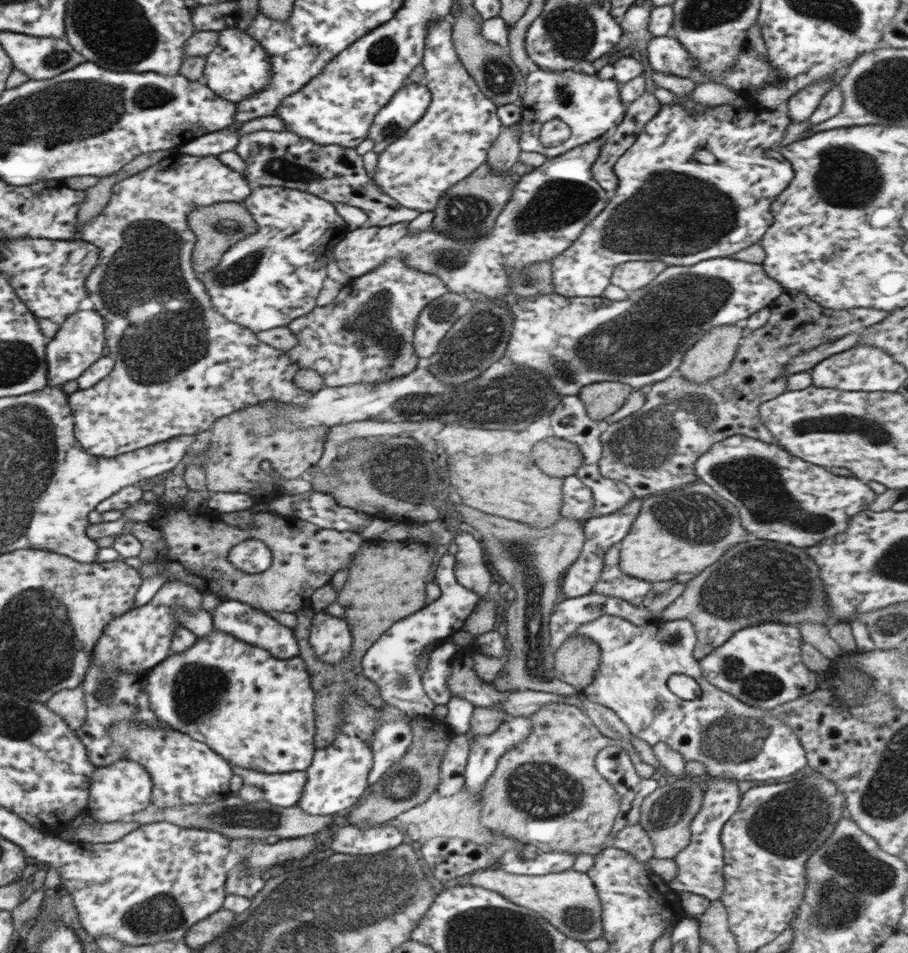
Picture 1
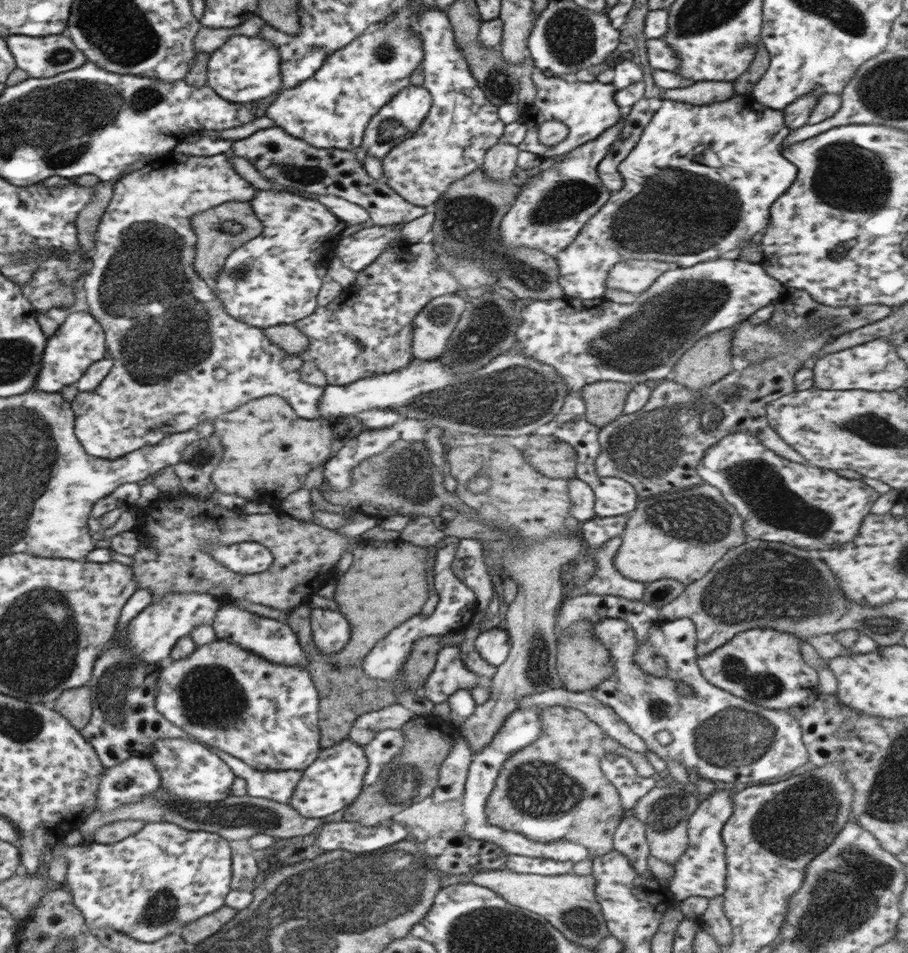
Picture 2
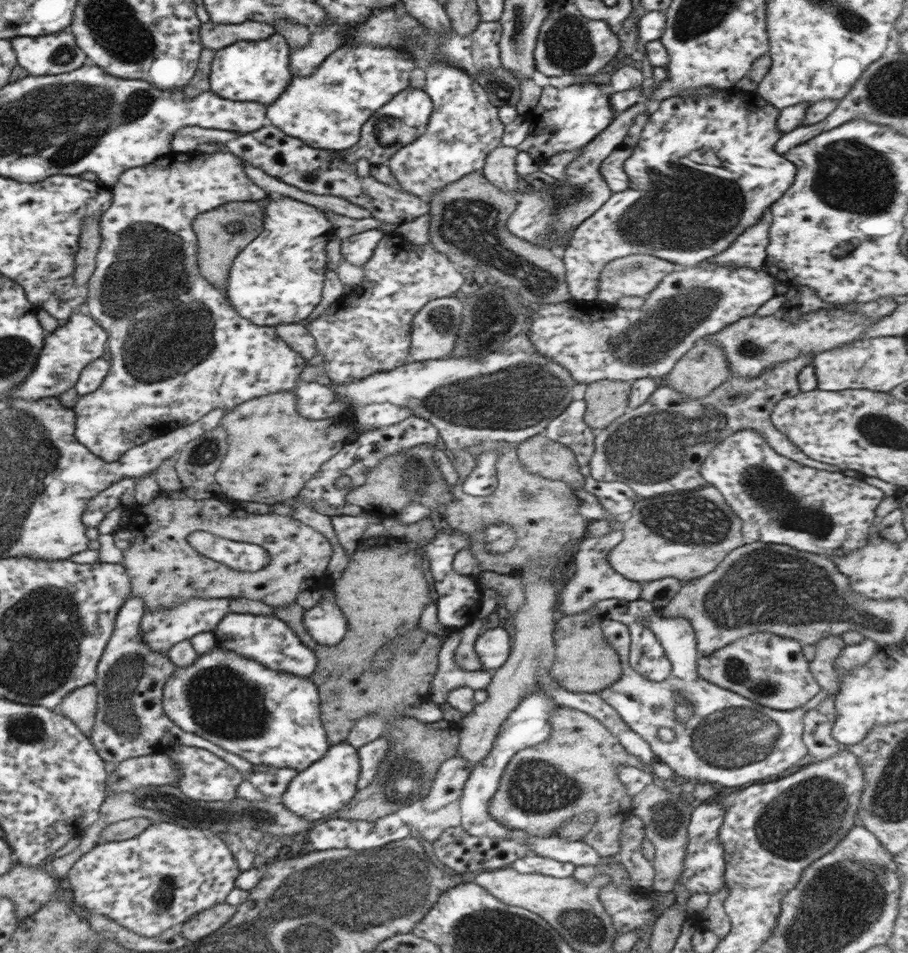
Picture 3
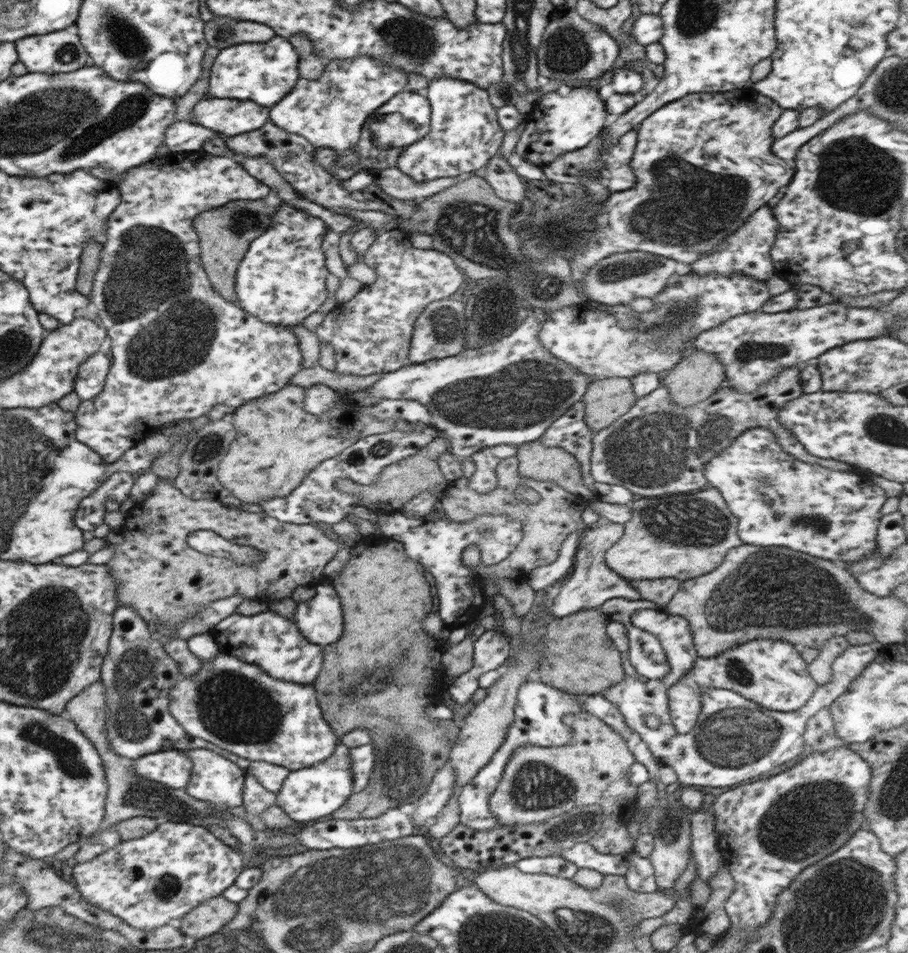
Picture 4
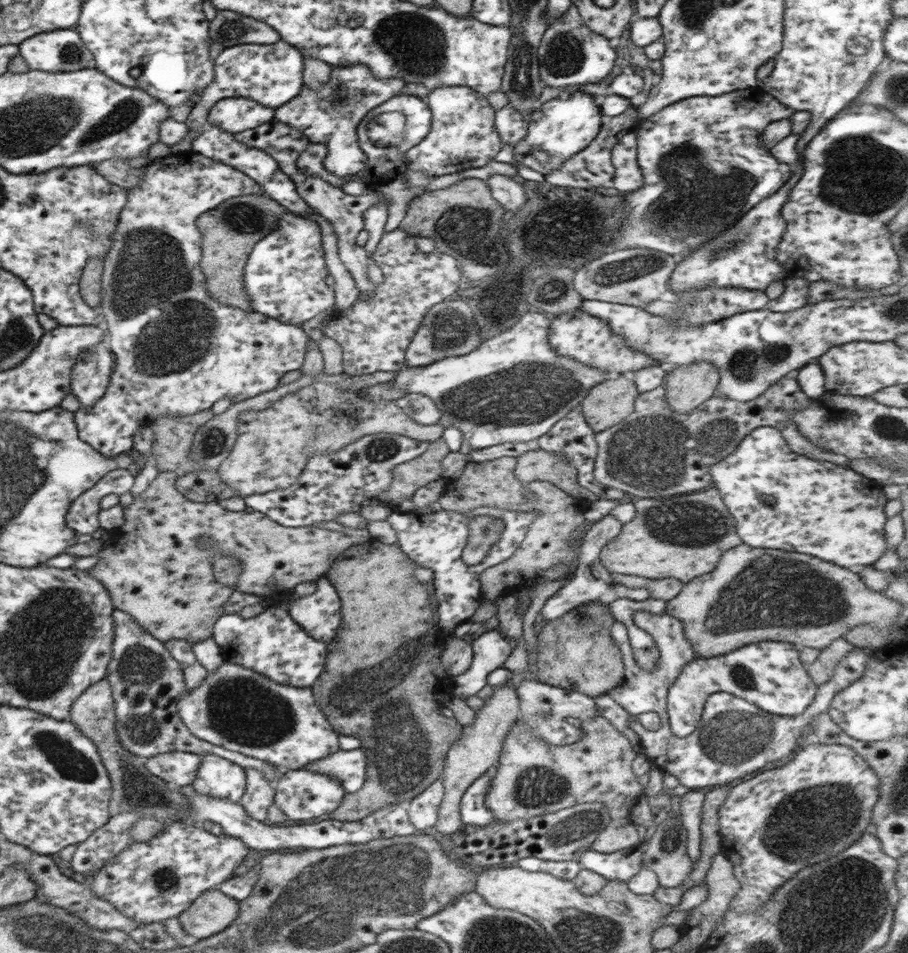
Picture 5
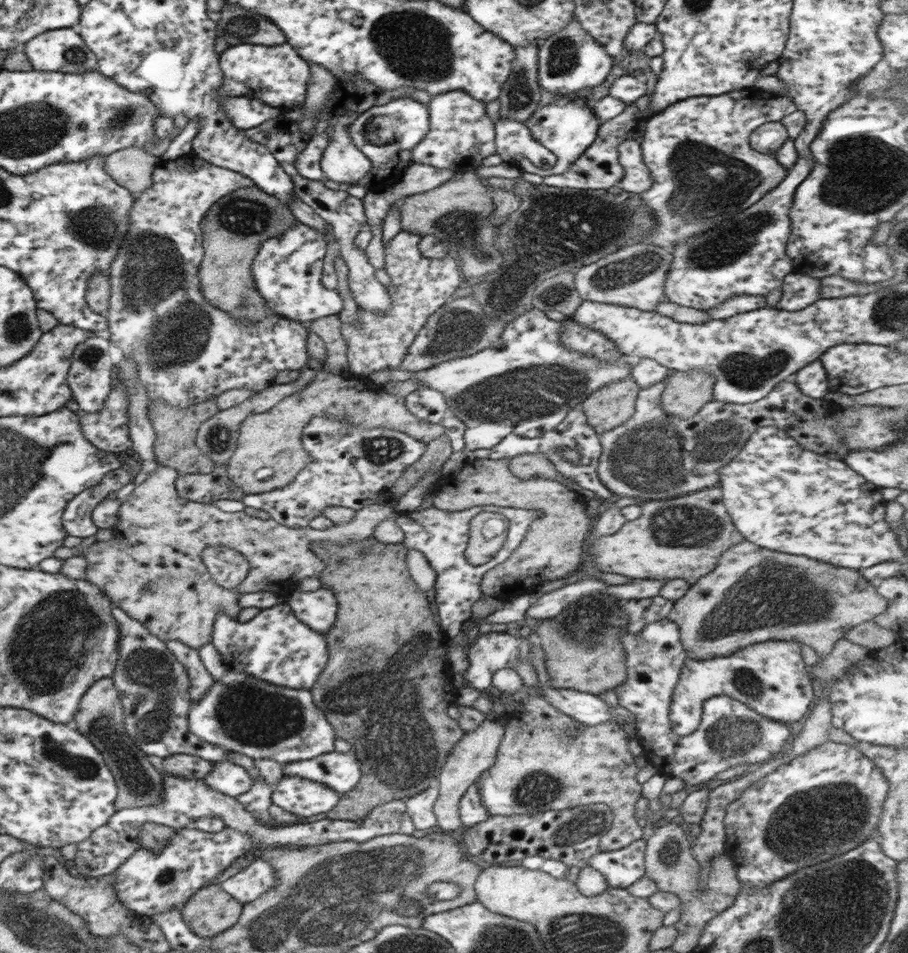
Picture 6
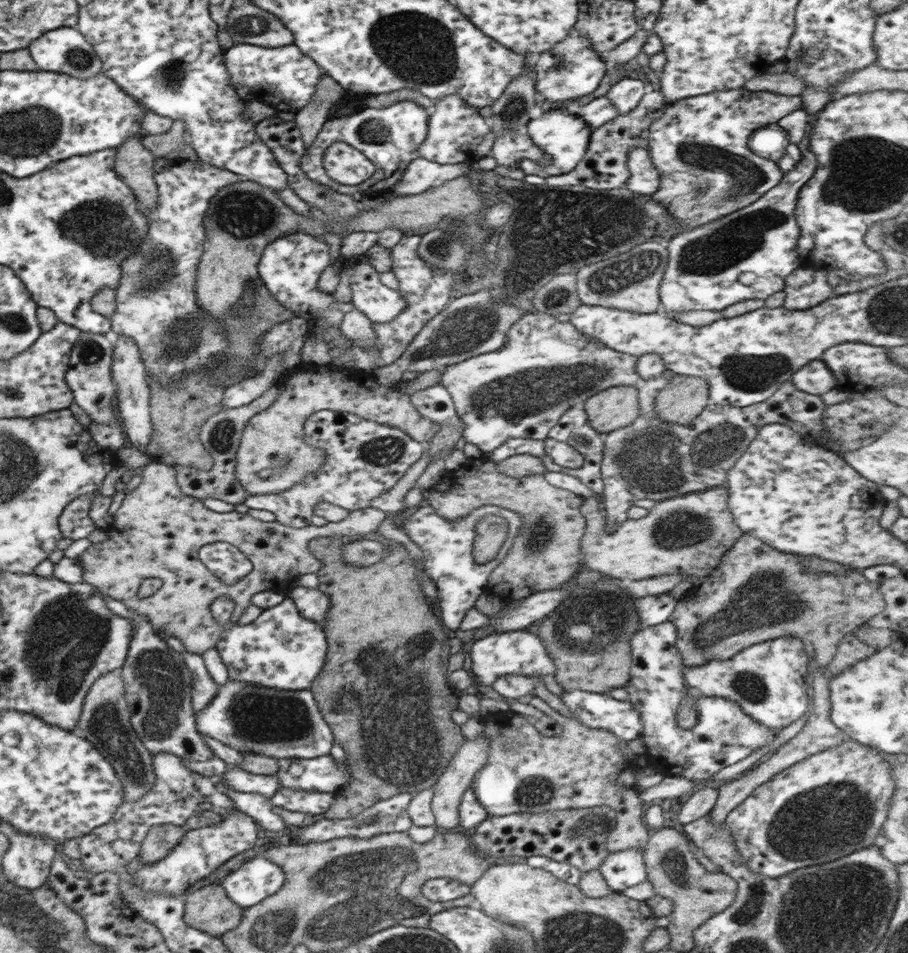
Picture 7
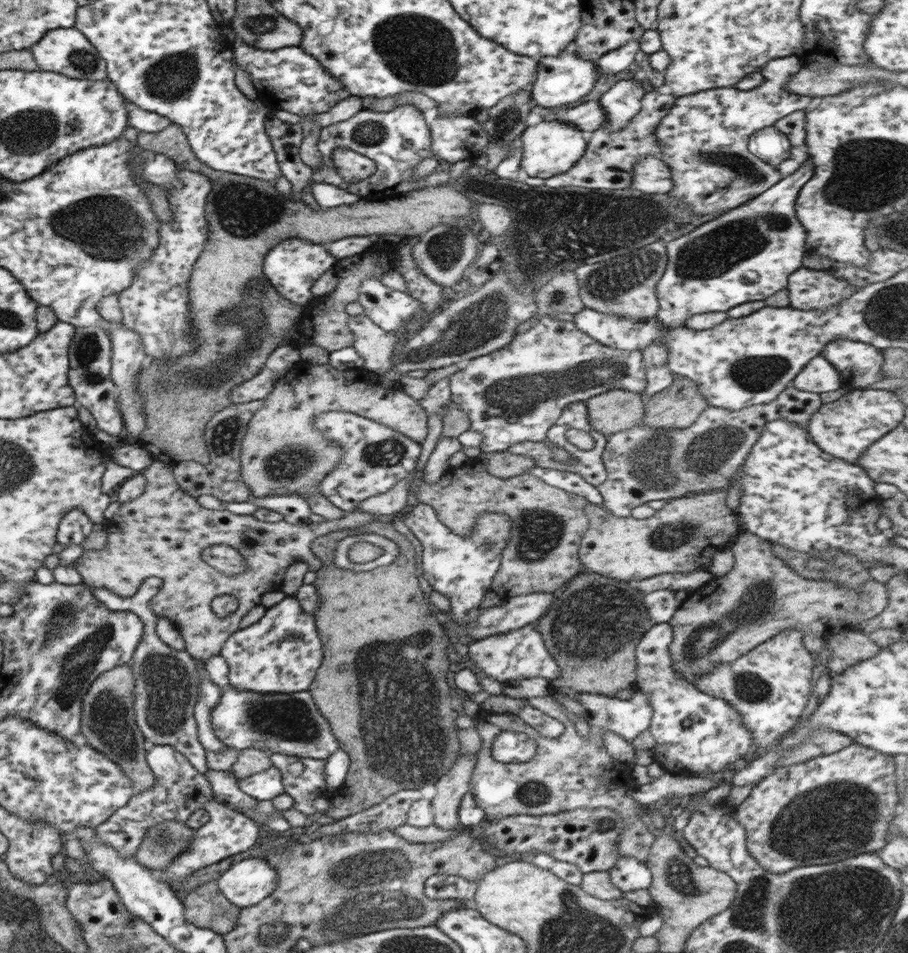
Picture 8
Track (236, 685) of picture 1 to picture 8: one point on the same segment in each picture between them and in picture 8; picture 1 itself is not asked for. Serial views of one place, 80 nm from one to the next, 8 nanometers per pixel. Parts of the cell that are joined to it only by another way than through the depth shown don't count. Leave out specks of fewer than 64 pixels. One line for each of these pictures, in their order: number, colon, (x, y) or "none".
2: (266, 715)
3: (264, 717)
4: (235, 706)
5: (236, 709)
6: (241, 714)
7: (277, 723)
8: (285, 723)

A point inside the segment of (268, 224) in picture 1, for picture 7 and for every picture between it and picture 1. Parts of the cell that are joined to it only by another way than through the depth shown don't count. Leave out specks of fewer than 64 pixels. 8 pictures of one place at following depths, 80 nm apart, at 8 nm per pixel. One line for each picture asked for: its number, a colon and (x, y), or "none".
2: (274, 278)
3: (277, 278)
4: (280, 279)
5: (283, 275)
6: (286, 270)
7: (289, 267)

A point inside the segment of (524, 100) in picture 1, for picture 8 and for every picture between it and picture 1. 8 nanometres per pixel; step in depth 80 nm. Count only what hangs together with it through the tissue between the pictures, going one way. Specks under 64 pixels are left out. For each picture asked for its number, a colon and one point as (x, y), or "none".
2: (587, 109)
3: (578, 112)
4: (559, 122)
5: (561, 127)
6: (566, 128)
7: (563, 136)
8: (549, 148)

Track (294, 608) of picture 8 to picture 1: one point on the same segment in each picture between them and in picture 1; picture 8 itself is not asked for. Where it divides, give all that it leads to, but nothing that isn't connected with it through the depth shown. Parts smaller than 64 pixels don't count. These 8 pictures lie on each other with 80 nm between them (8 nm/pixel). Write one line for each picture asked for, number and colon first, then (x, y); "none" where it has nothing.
1: (240, 620)
2: (274, 641)
3: (265, 639)
4: (272, 643)
5: (271, 644)
6: (273, 646)
7: (280, 649)

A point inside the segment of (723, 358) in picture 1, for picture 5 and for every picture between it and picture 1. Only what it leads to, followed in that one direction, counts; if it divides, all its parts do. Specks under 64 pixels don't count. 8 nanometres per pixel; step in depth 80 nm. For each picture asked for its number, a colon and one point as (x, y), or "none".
2: (707, 360)
3: (698, 371)
4: (698, 374)
5: (685, 387)

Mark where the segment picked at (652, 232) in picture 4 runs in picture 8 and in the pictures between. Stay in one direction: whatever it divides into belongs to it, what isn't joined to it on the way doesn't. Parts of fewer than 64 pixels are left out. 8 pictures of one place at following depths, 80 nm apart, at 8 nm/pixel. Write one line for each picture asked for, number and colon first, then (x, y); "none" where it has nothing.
5: (702, 168)
6: (703, 170)
7: (698, 144)
8: (702, 139)

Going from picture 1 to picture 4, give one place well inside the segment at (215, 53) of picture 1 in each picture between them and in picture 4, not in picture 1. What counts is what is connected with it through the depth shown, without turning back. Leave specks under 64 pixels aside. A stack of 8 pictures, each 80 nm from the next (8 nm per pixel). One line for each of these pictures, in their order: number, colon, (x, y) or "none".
2: (243, 69)
3: (258, 71)
4: (263, 72)

